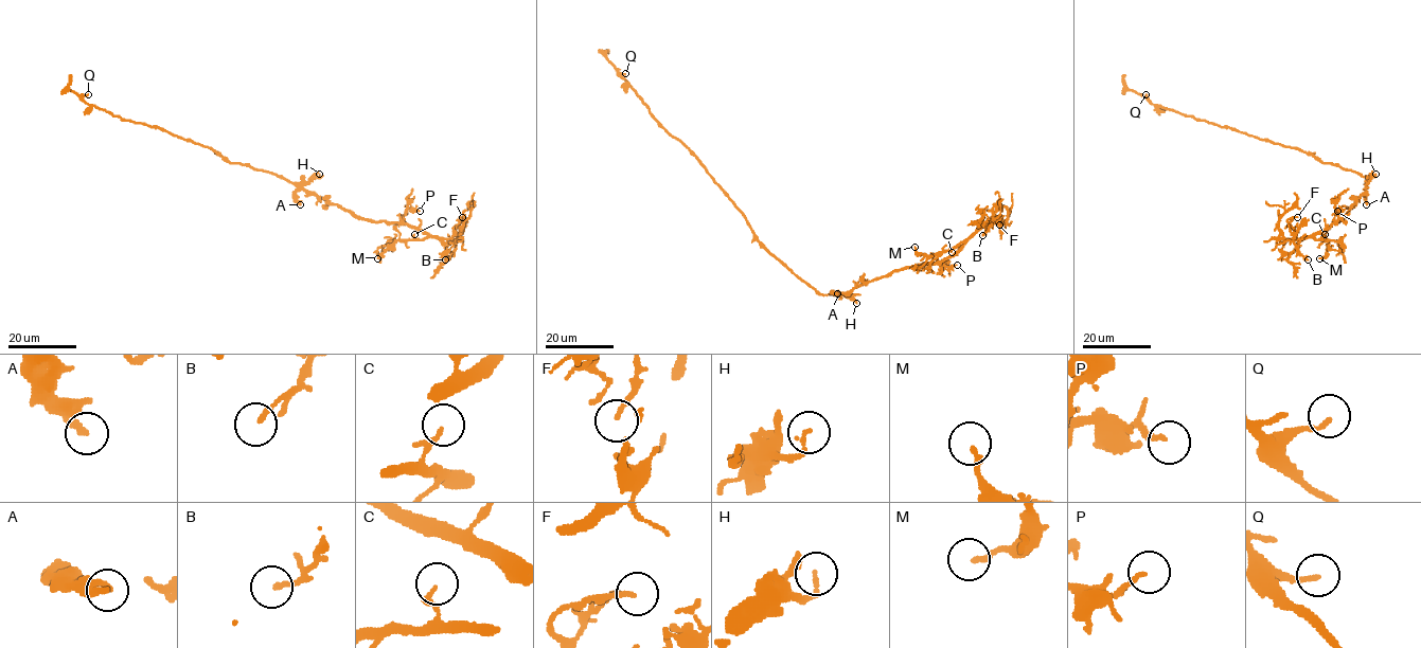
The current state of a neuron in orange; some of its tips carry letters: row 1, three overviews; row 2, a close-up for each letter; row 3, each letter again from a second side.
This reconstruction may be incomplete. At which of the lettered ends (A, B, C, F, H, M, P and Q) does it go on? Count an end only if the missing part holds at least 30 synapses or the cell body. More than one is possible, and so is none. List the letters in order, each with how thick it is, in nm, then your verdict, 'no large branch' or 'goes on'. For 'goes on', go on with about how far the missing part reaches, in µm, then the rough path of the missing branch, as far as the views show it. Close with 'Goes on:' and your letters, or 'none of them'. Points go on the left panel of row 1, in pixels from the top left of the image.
A: calibre 280 nm; no large branch
B: calibre 150 nm; no large branch
C: calibre 120 nm; no large branch
F: calibre 100 nm; no large branch
H: calibre 130 nm; no large branch
M: calibre 180 nm; no large branch
P: calibre 150 nm; no large branch
Q: calibre 170 nm; no large branch
Goes on: none of them

